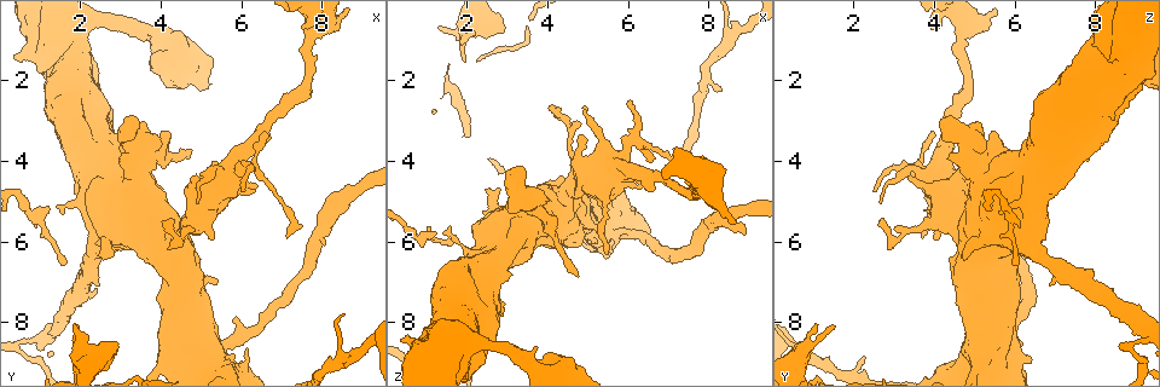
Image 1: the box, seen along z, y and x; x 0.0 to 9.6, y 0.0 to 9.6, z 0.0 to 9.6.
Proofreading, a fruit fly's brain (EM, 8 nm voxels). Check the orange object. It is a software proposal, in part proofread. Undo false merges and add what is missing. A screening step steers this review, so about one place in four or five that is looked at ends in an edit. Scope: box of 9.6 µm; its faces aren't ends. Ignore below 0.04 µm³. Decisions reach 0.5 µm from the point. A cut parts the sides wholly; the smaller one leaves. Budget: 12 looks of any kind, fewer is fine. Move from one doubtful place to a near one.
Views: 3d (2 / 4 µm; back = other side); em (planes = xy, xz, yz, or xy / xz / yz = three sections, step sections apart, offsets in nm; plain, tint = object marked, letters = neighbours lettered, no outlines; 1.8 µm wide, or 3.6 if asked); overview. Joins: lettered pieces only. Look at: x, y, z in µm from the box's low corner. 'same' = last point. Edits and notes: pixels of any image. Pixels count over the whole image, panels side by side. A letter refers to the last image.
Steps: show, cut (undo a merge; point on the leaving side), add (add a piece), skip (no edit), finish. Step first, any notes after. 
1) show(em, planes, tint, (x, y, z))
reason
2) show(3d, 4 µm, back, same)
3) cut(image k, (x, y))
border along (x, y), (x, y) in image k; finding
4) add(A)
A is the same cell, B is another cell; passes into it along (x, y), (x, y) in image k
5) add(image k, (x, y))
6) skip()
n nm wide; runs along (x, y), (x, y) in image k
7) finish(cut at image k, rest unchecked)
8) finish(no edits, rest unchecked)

show(em, xy, step 16, letters, (6.15, 8.70, 5.20))
stops while still wide

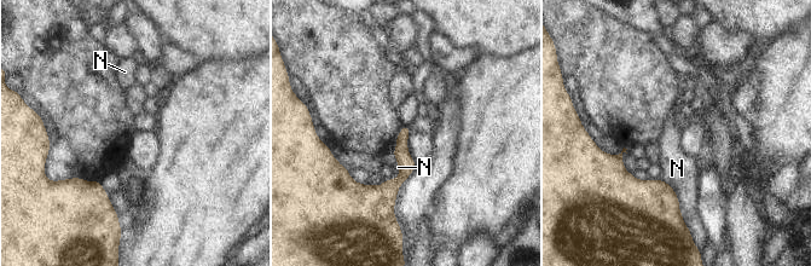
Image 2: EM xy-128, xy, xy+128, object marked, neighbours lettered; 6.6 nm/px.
show(em, planes, letters, same)
cut it another way

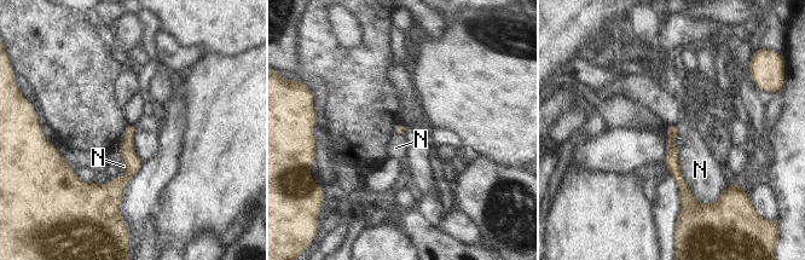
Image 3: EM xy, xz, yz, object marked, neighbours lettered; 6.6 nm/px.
skip()
N touches over 420 nm; N is another cell; none of them fits

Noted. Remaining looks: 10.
show(em, planes, letters, (8.15, 8.85, 2.25))
branch stops here

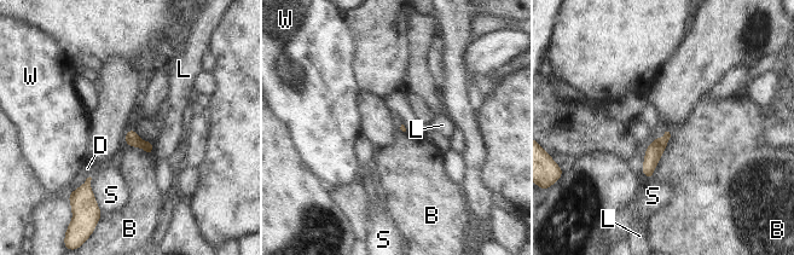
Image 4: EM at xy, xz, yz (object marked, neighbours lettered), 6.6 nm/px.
skip()
B, D, L, S and W are other cells; none of them fits

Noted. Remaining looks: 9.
show(em, yz, step 16, letters, (6.25, 4.15, 3.60))
abrupt turn

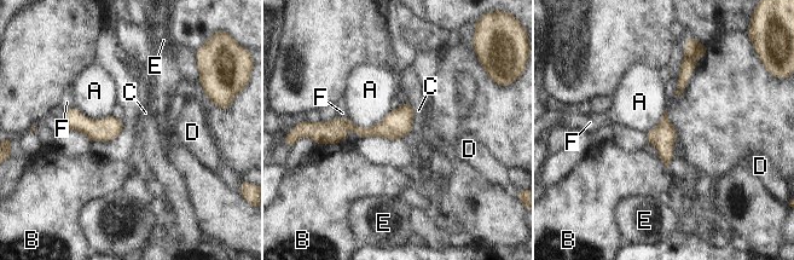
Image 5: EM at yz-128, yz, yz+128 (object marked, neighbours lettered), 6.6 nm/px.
skip()
A, B, C, D, E and F are other cells; border along (392, 109), (369, 127), (347, 117) in image 5; one neuron here

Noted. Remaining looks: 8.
show(3d, 4 µm, (2.55, 6.35, 4.65))
branch stops here

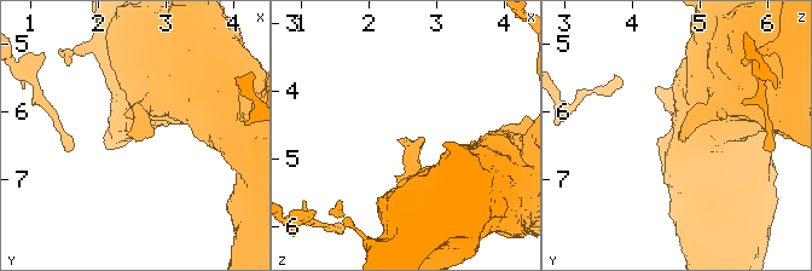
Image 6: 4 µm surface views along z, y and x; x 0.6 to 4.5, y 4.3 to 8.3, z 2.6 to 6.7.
show(em, xz, step 16, letters, (2.60, 6.40, 4.65))

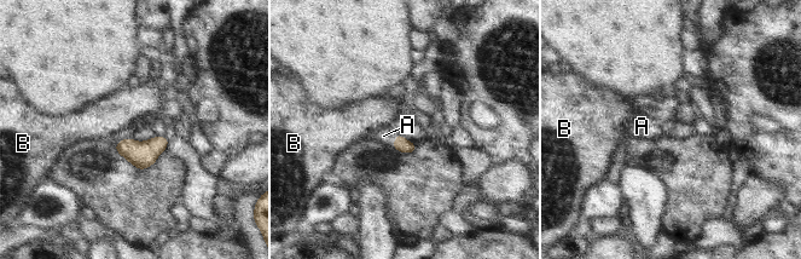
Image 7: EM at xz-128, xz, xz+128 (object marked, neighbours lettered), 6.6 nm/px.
show(em, planes, letters, same)

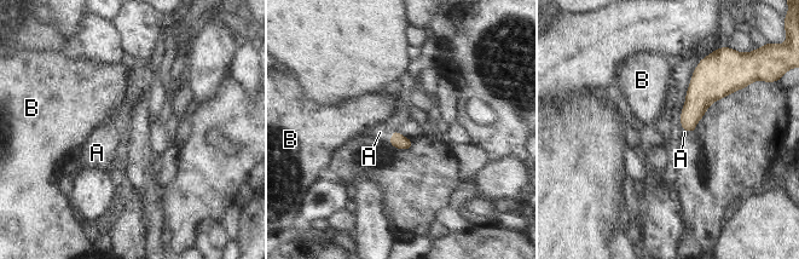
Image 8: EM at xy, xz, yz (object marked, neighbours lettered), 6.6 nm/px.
add(A)
A is the same cell, B is another cell; passes into it along (397, 140), (391, 137), (380, 132) in image 8; it goes on there

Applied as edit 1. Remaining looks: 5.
show(overview)

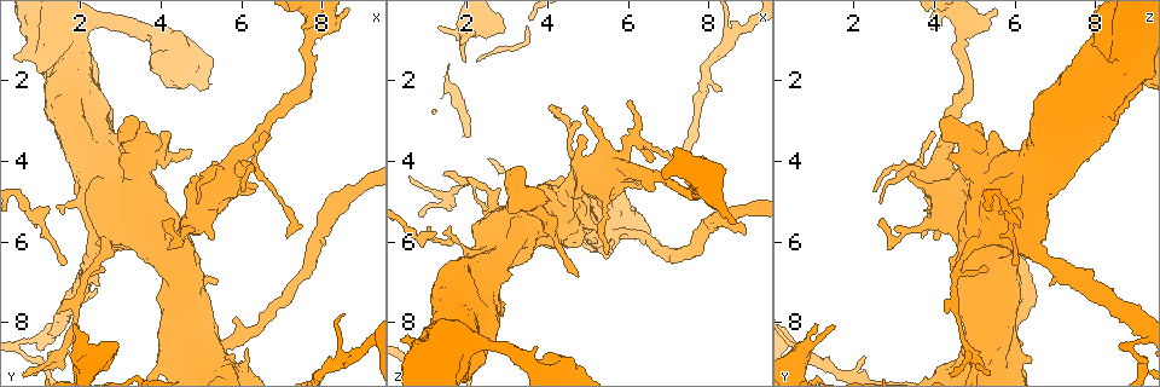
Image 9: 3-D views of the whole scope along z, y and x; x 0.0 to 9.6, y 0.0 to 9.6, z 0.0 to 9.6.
show(em, planes, tint, (1.90, 8.10, 1.55))
thin end

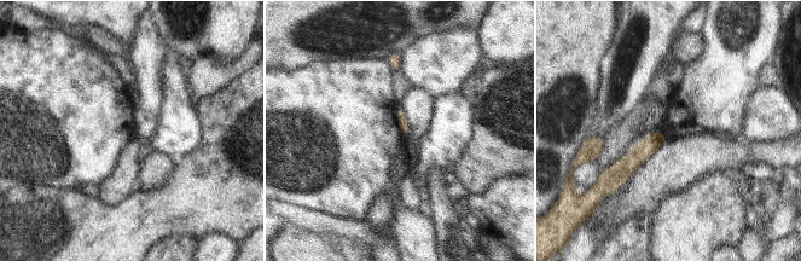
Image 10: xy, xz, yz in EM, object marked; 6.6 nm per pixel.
show(em, planes, letters, same)
what lies round it

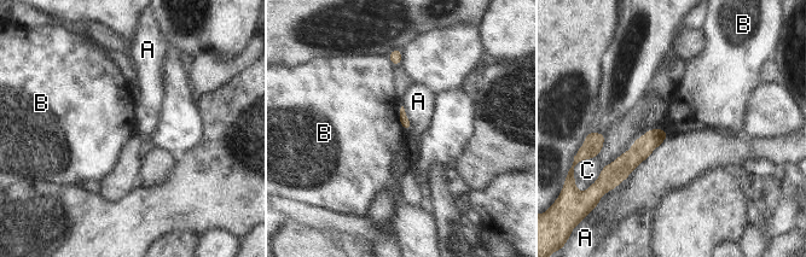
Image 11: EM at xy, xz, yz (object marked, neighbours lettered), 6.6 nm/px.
skip()
A, B and C are other cells; runs along (664, 134), (653, 138), (616, 177) in image 11; no lettered piece goes on from it

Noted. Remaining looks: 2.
finish(add at image 8, rest unchecked)

